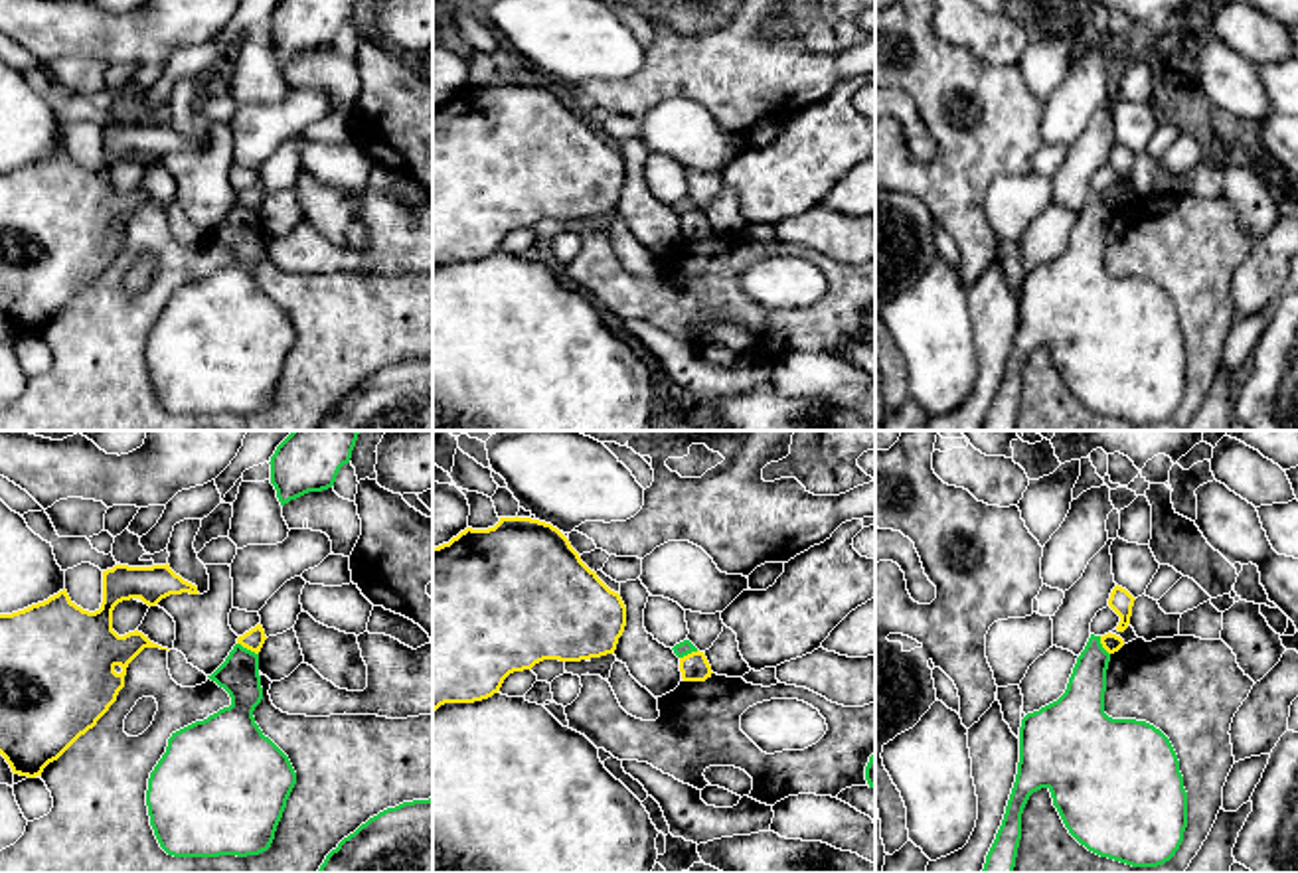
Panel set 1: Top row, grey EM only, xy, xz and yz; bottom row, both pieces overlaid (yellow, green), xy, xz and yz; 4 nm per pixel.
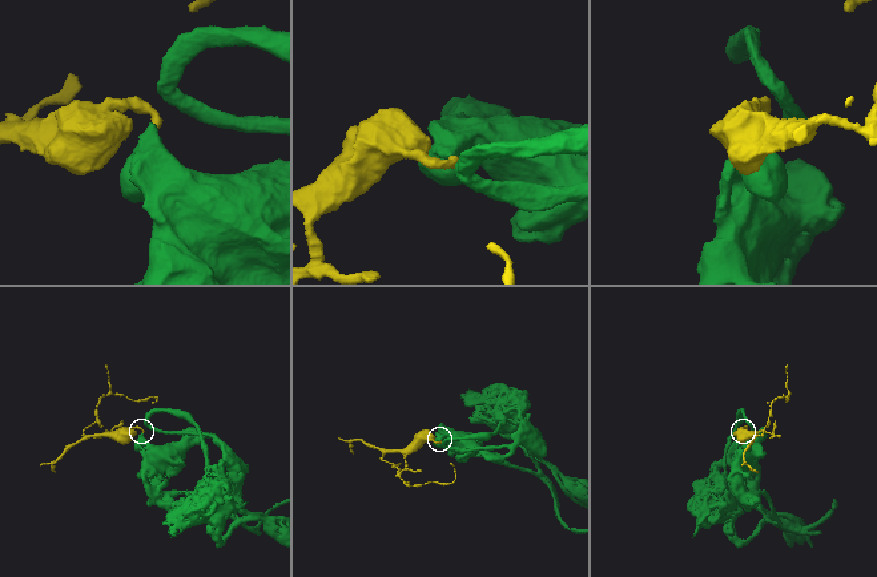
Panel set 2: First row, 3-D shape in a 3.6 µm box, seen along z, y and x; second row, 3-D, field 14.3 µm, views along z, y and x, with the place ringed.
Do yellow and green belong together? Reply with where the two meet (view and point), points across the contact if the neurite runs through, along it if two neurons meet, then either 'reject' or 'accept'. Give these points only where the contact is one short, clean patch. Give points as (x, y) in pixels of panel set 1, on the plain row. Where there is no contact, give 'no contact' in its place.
meets yellow in xy at (247, 206); border along xy (238, 200), (257, 212); reject

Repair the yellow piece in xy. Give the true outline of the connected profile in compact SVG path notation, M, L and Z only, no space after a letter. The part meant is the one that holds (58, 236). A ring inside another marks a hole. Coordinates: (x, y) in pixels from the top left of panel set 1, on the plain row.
M170 122L103 128L103 160L95 170L77 164L67 148L12 172L0 172L0 312L14 332L36 336L57 318L117 259L128 221L144 205L162 205L134 188L119 194L113 168L119 160L140 156L156 164L170 152L200 152L198 144L176 132Z

